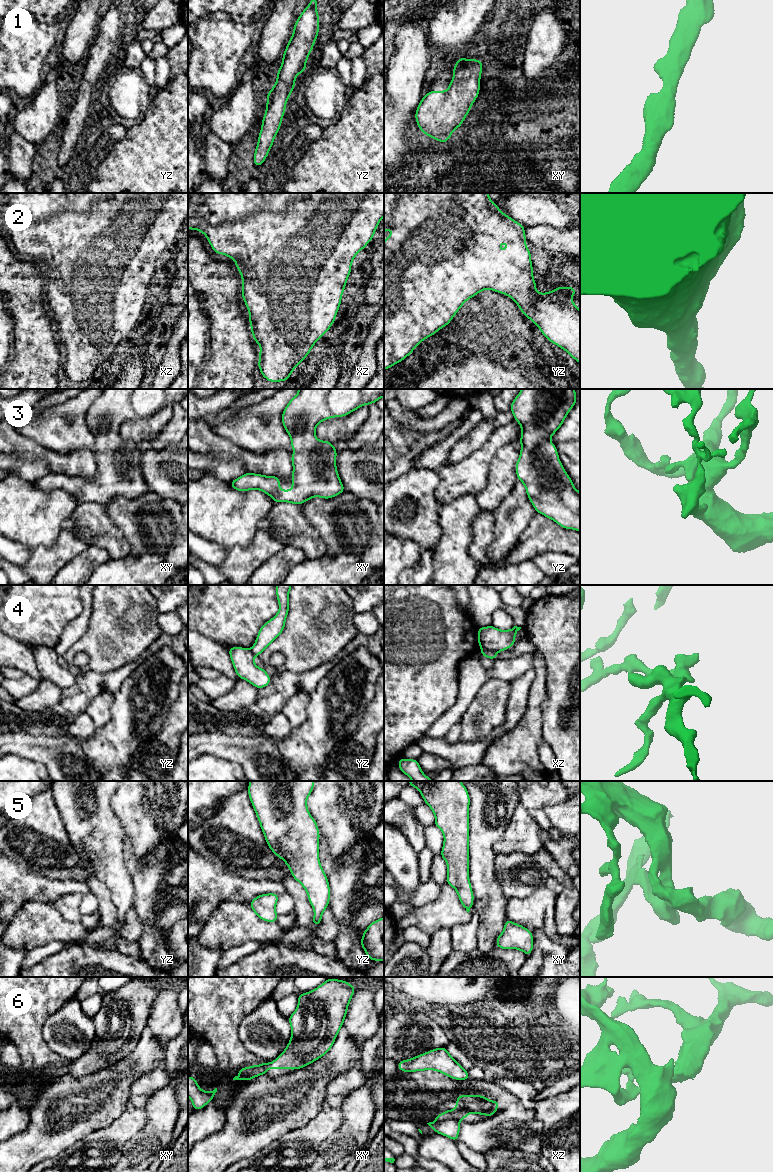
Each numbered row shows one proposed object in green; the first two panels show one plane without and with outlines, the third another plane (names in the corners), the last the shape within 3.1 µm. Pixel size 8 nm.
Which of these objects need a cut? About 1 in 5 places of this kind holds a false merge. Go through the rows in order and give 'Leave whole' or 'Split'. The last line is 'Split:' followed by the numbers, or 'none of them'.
1: Leave whole
2: Leave whole
3: Leave whole
4: Split
5: Leave whole
6: Split
Split: 4, 6

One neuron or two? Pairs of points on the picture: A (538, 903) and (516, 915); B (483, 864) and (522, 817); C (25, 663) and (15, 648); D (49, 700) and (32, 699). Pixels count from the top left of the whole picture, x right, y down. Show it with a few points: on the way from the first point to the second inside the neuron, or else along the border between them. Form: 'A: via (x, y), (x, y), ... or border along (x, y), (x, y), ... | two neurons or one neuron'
A: via (533, 908), (530, 911), (521, 911) | one neuron
B: border along (505, 830), (493, 845), (495, 854) | two neurons
C: via (23, 659), (16, 652) | one neuron
D: via (45, 699), (36, 699) | one neuron

